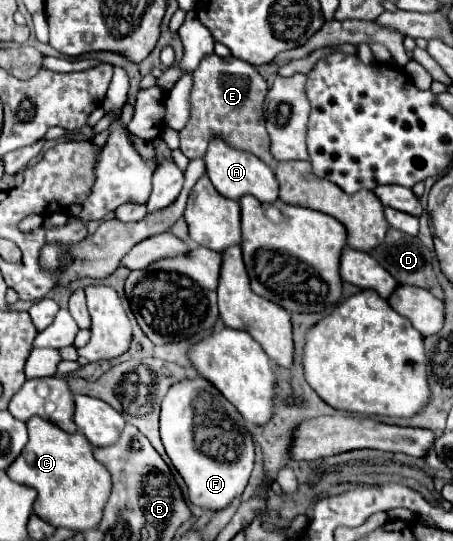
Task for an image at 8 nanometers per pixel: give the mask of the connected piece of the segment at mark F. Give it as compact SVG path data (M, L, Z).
M194 378L194 380L182 380L178 384L174 384L164 402L162 402L162 412L160 412L160 436L162 436L162 444L166 448L166 454L170 456L174 468L178 470L178 474L184 478L186 486L188 486L188 502L194 506L200 506L204 510L224 510L232 504L234 498L242 496L252 466L254 466L254 458L250 448L244 448L234 462L218 462L212 460L208 456L204 456L196 442L194 442L194 398L200 394L202 386L206 384L206 380Z

